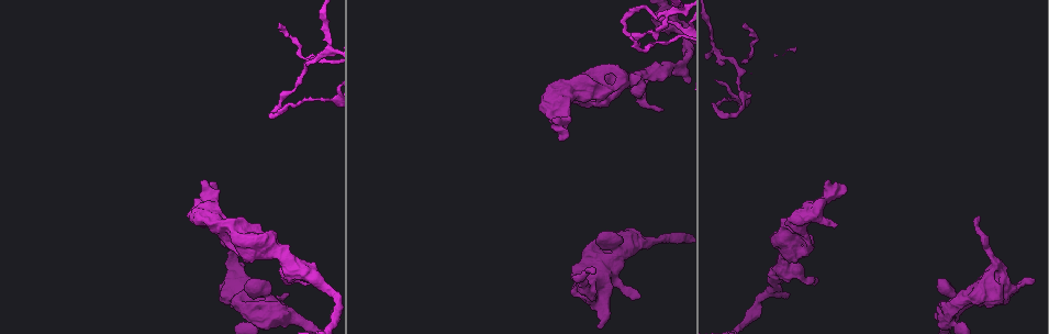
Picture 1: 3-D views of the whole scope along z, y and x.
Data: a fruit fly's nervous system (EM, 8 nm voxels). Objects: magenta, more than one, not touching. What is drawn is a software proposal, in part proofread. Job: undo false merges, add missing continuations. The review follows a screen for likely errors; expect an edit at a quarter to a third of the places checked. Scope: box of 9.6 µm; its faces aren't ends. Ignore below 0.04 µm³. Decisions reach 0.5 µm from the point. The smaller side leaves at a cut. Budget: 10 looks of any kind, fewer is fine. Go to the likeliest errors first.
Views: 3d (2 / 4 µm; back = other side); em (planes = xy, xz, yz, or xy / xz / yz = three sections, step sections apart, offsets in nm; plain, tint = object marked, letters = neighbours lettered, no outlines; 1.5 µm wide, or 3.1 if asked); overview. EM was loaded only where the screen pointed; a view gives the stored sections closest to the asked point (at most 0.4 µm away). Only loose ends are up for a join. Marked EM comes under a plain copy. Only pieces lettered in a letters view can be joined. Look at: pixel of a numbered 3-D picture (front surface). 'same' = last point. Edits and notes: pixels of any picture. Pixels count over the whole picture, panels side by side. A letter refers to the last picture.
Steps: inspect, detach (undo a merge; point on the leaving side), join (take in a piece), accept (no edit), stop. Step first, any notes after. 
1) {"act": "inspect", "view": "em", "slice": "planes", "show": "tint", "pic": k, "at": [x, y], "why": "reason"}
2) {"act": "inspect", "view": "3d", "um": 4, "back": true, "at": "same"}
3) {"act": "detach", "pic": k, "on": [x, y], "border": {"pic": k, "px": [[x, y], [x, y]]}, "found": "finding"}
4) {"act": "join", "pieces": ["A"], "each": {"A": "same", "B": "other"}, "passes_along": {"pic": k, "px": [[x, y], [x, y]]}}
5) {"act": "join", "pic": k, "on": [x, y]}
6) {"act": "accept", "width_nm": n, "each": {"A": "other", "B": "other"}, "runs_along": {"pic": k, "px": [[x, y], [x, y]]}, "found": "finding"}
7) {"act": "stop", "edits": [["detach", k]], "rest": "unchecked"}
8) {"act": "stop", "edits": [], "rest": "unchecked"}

{"act": "inspect", "view": "em", "slice": "planes", "show": "letters", "pic": 1, "at": [977, 217], "why": "branch stops here"}

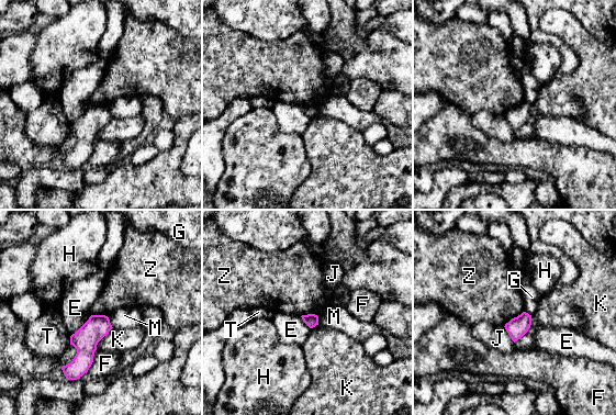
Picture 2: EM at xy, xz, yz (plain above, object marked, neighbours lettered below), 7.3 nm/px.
{"act": "accept", "each": {"E": "other", "F": "other", "G": "other", "H": "other", "J": "other", "K": "other", "M": "other", "T": "other", "Z": "other"}, "border": {"pic": 2, "px": [[523, 311], [512, 317], [504, 326]]}, "found": "none of them fits"}

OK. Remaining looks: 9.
{"act": "inspect", "view": "3d", "um": 2, "pic": 1, "at": [214, 186], "why": "an open end"}

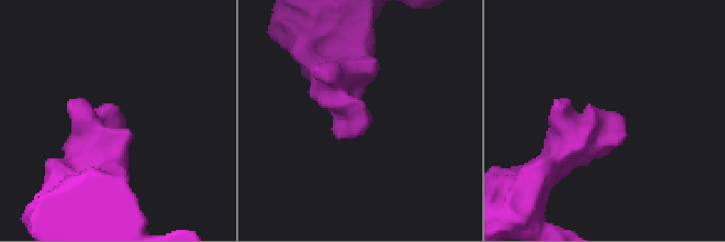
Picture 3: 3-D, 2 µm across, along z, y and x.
{"act": "inspect", "view": "em", "slice": "planes", "show": "tint", "pic": 3, "at": [362, 129], "why": "need the tissue"}

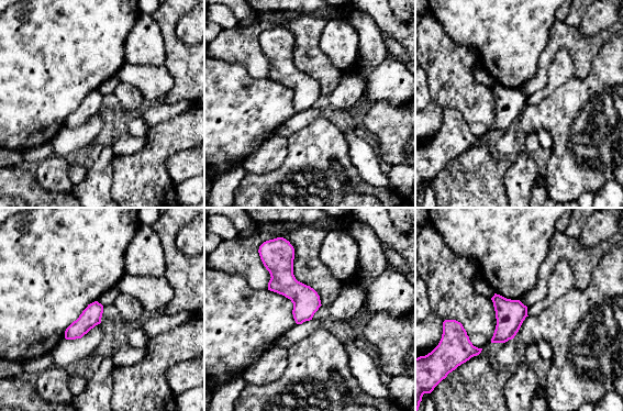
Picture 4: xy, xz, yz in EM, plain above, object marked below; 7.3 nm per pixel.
{"act": "inspect", "view": "em", "slice": "planes", "show": "letters", "at": "same", "why": "what lies round it"}

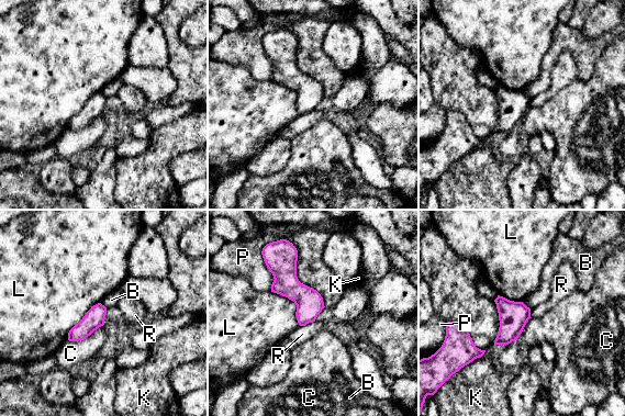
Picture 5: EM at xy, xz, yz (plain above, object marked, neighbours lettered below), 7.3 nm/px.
{"act": "accept", "longest_contact_nm": ["L", 340], "each": {"B": "other", "C": "other", "K": "other", "L": "other", "P": "other", "R": "other"}, "border": {"pic": 5, "px": [[315, 321], [300, 326]]}, "found": "no lettered piece goes on from it"}

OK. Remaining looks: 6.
{"act": "inspect", "view": "em", "slice": "planes", "show": "letters", "pic": 1, "at": [818, 280], "why": "free end"}

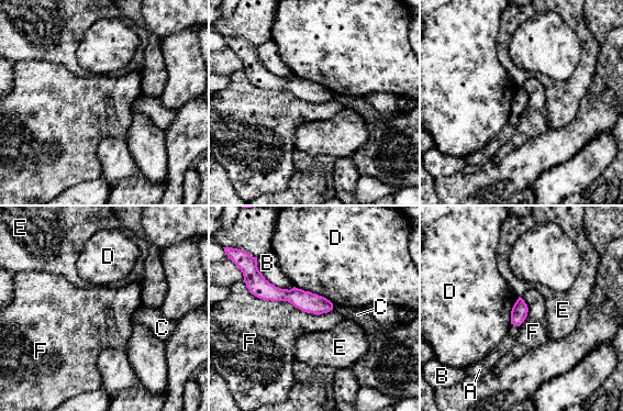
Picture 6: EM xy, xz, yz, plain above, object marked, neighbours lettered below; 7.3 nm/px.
{"act": "accept", "width_nm": 120, "each": {"A": "other", "B": "other", "C": "other", "D": "other", "E": "other", "F": "other"}, "runs_along": {"pic": 6, "px": [[254, 290], [296, 296], [330, 307]]}, "found": "none of them fits"}

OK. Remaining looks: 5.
{"act": "inspect", "view": "3d", "um": 4, "pic": 1, "at": [624, 24], "why": "abrupt turn"}

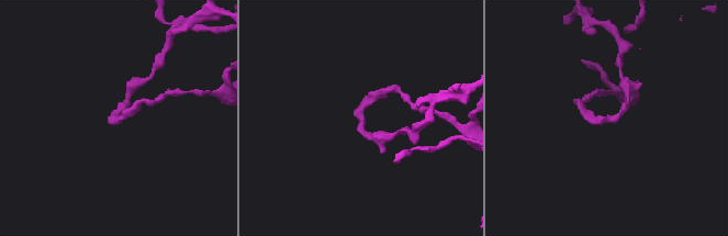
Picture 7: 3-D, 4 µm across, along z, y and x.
{"act": "inspect", "view": "em", "slice": "planes", "show": "letters", "pic": 7, "at": [117, 117]}

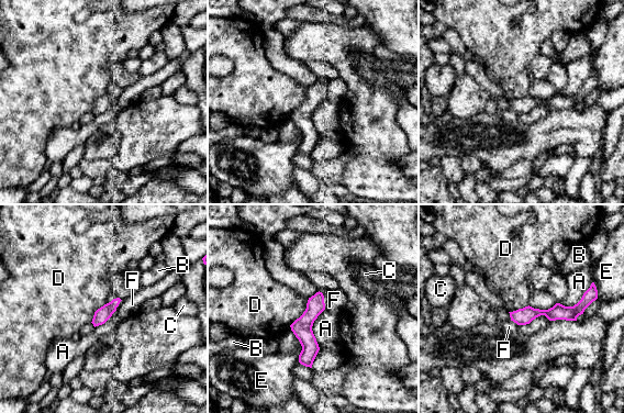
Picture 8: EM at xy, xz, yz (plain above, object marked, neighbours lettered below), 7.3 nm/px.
{"act": "accept", "longest_contact_nm": ["A", 300], "each": {"A": "other", "B": "other", "C": "other", "D": "other", "E": "other", "F": "other"}, "runs_along": {"pic": 8, "px": [[589, 298], [574, 312], [512, 314]]}, "found": "continuous, no second neuron"}

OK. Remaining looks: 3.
{"act": "stop", "edits": [], "rest": "unchecked"}

